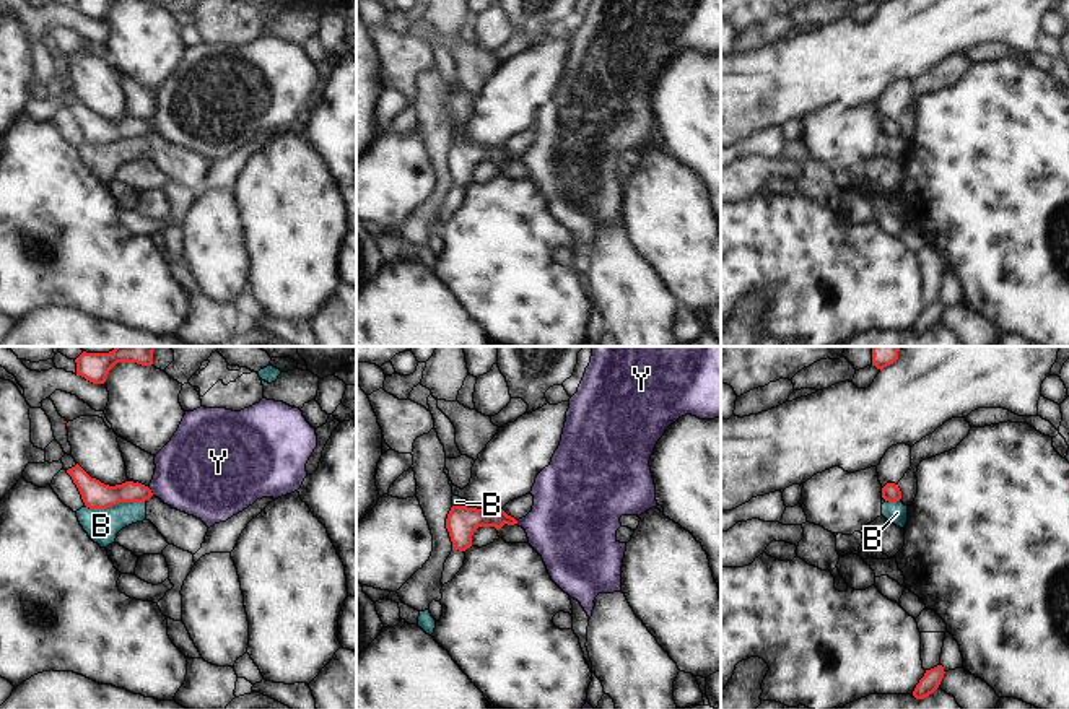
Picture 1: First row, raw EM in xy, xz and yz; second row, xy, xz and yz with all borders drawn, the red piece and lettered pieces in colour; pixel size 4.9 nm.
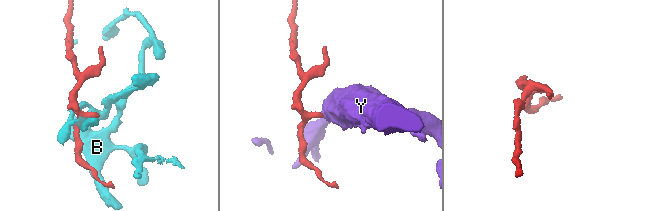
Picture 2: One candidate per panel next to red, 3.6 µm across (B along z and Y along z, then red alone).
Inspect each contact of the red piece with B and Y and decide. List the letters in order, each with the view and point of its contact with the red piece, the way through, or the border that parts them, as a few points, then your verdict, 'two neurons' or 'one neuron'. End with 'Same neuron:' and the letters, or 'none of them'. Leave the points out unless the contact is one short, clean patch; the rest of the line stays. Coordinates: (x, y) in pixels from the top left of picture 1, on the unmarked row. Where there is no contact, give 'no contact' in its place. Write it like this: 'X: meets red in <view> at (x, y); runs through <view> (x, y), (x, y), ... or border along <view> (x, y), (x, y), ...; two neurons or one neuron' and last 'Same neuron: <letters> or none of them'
B: meets red in xy at (114, 140); border along xy (143, 137), (119, 137), (104, 143), (85, 142); two neurons
Y: meets red in xy at (150, 127); runs through xy (100, 132), (150, 127), (197, 109); one neuron
Same neuron: Y

